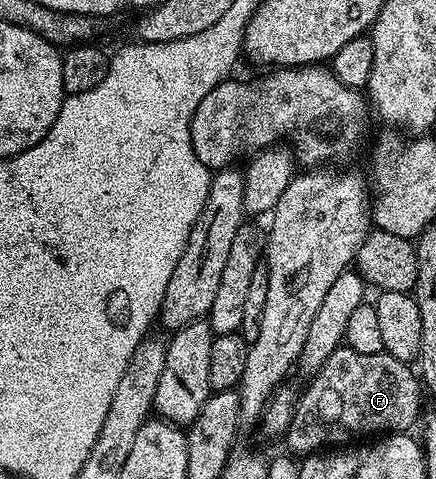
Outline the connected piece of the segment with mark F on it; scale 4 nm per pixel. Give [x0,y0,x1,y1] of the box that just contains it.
[285,346,420,457]

